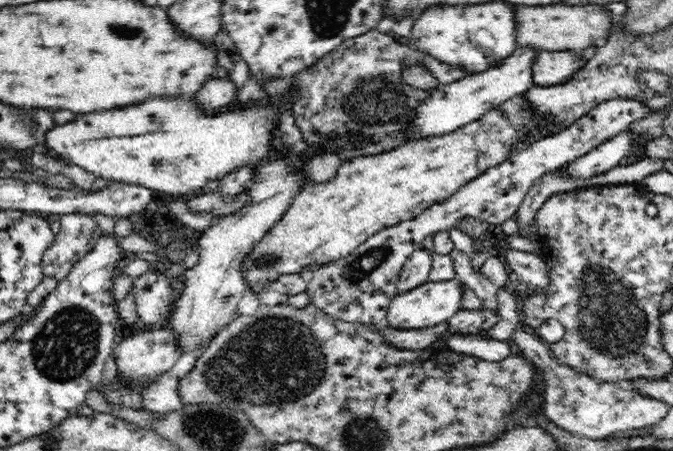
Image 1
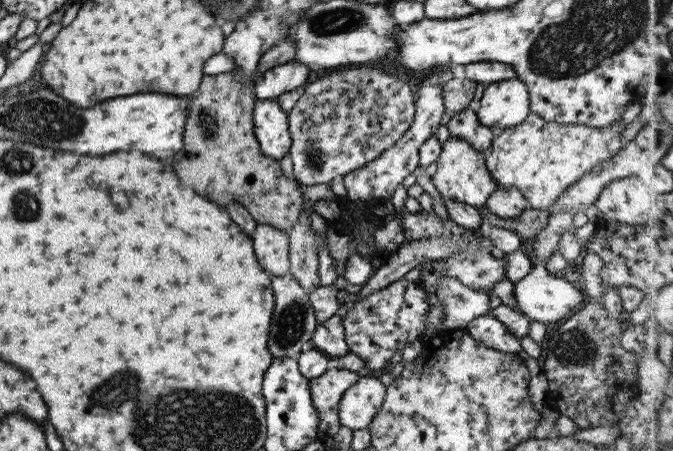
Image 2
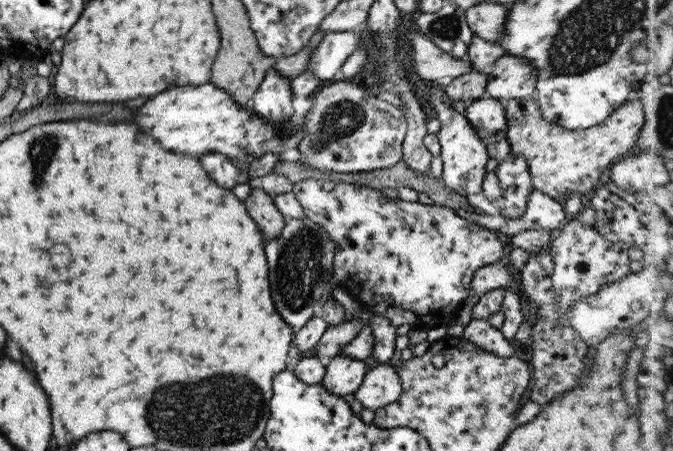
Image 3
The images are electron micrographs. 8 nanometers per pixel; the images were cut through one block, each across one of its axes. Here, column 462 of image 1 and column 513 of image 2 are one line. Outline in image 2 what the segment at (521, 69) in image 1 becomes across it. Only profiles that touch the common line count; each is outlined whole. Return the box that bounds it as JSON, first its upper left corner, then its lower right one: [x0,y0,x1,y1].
[474,77,529,130]

